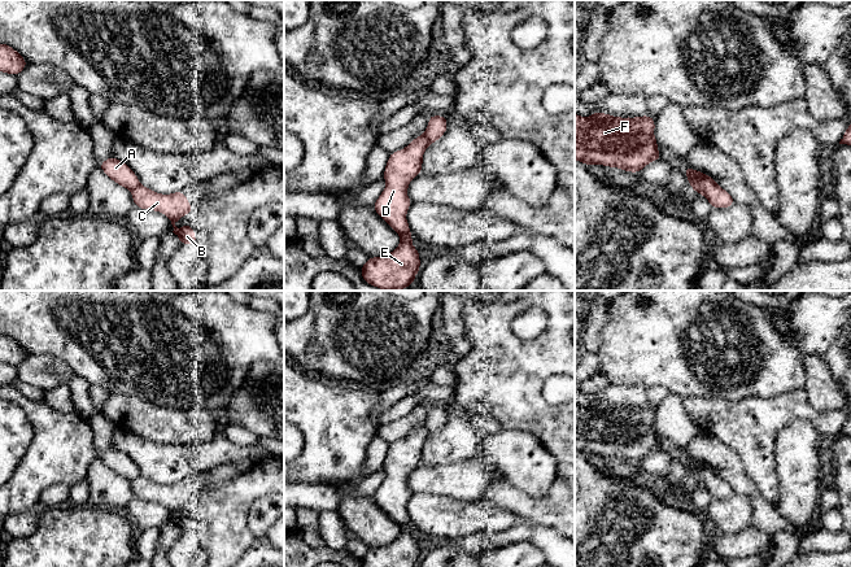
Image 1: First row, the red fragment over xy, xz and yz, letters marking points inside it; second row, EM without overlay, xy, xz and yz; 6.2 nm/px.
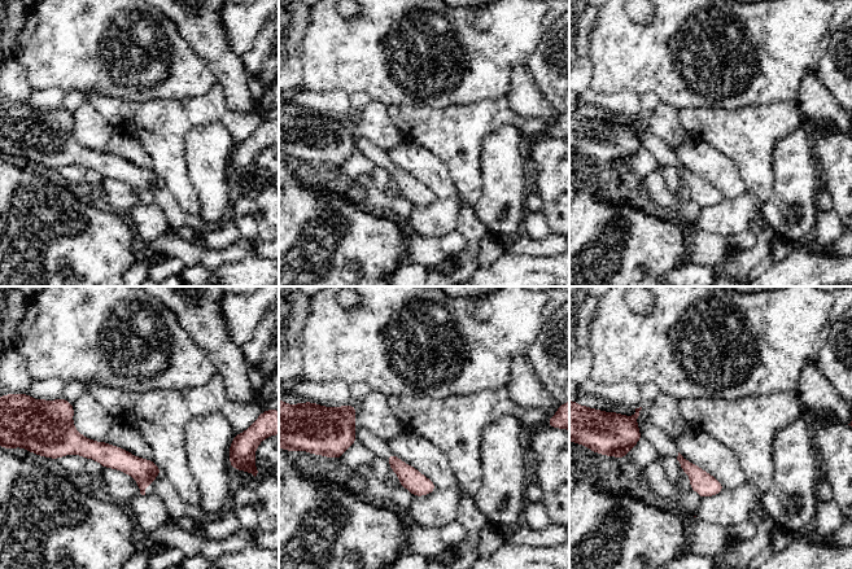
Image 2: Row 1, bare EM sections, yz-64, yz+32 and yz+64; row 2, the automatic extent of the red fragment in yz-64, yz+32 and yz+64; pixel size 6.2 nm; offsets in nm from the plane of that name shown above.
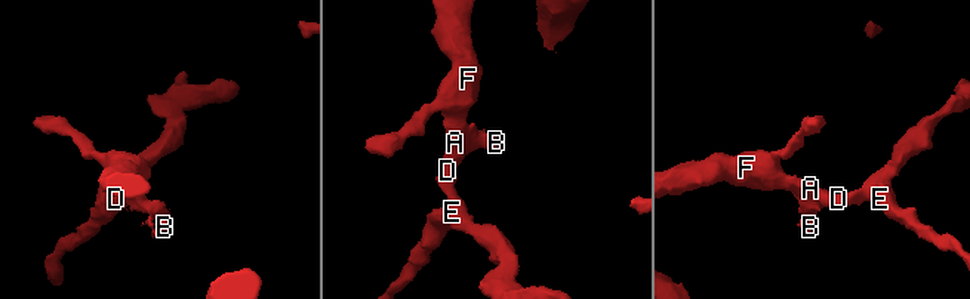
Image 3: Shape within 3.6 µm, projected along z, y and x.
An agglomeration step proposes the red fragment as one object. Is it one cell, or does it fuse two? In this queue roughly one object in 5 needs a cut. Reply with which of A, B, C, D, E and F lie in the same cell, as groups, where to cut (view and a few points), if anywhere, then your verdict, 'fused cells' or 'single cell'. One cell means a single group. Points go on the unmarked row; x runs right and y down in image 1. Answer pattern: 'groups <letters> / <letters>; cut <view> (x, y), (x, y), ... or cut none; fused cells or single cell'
groups A D E F / B C; cut yz (693, 461), (693, 467), (697, 471), (711, 470), (718, 476); fused cells

